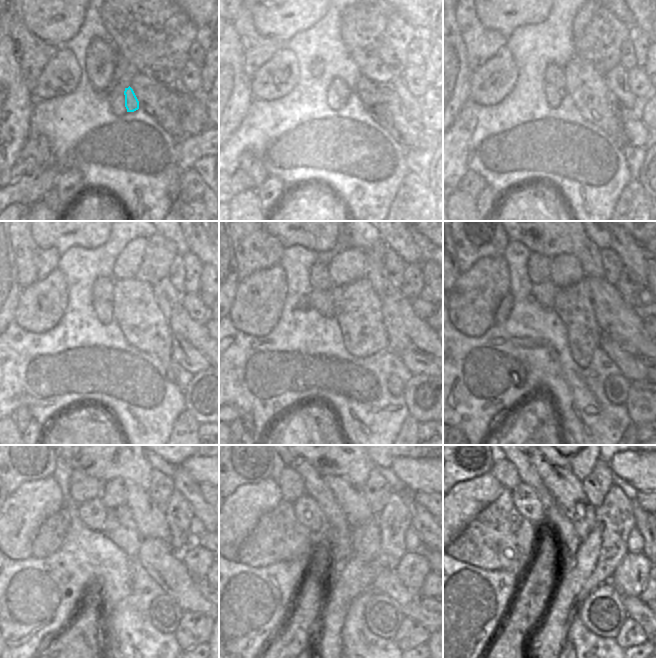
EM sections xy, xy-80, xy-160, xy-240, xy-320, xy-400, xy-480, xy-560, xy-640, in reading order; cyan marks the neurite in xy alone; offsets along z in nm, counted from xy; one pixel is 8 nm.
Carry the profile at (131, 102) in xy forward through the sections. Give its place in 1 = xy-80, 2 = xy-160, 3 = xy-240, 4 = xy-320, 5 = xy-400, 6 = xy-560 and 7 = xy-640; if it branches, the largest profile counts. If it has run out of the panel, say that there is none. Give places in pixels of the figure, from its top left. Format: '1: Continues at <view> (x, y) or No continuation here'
1: Continues at xy-80 (340, 86)
2: Continues at xy-160 (554, 74)
3: Continues at xy-240 (103, 287)
4: Continues at xy-320 (319, 277)
5: Continues at xy-400 (538, 266)
6: Continues at xy-560 (291, 484)
7: Continues at xy-640 (506, 474)

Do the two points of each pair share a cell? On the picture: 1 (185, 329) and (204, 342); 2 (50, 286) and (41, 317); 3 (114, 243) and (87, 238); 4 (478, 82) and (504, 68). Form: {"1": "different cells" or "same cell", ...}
{"1": "same cell", "2": "same cell", "3": "different cells", "4": "same cell"}

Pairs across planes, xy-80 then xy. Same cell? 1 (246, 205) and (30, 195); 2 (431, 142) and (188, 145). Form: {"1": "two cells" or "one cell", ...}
{"1": "two cells", "2": "one cell"}

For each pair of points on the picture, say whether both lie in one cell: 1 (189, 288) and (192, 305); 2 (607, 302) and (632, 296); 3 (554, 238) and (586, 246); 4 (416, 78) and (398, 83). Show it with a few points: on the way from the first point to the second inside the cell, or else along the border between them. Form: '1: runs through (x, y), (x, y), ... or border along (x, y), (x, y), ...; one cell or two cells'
1: border along (183, 293), (198, 294); two cells
2: border along (614, 286), (622, 299), (634, 308); two cells
3: runs through (562, 238), (571, 238), (578, 244); one cell
4: border along (400, 76), (405, 86), (416, 97), (420, 98); two cells

